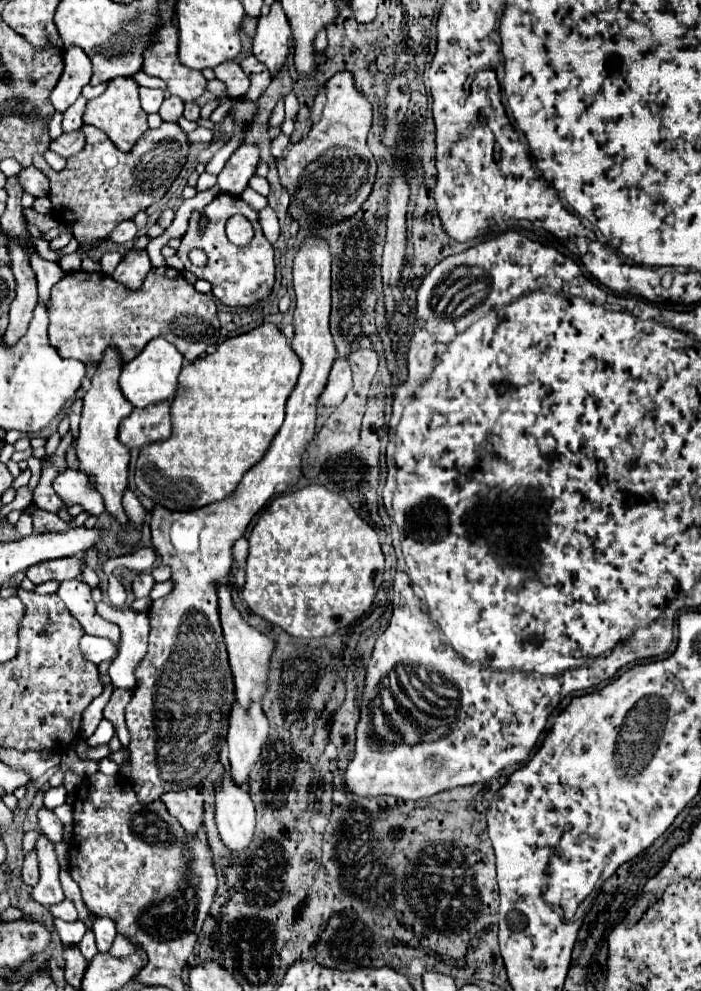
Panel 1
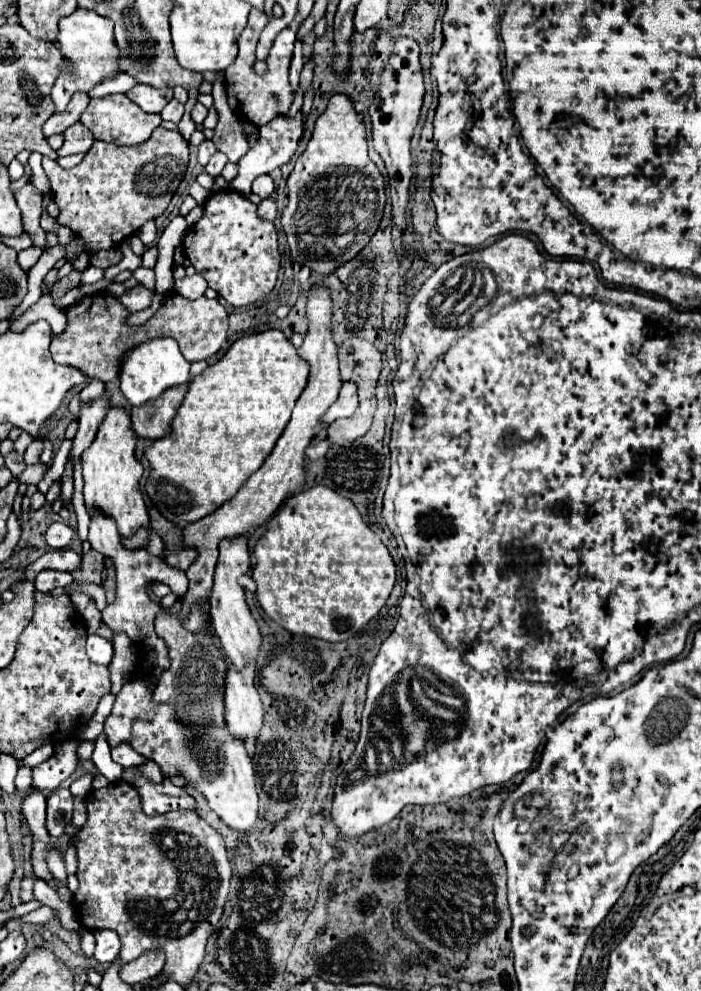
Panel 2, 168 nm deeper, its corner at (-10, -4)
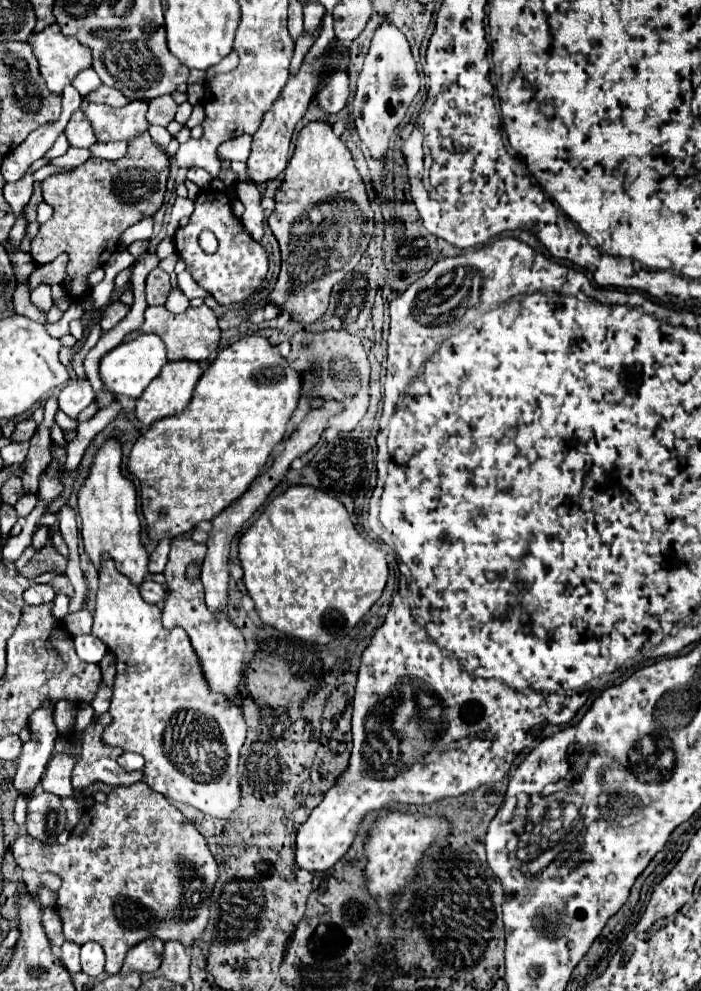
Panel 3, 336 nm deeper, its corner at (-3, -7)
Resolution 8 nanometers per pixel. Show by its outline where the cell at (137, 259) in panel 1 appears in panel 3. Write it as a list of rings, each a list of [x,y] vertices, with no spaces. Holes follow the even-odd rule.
[[[116,300],[116,302],[112,302],[112,304],[108,304],[106,308],[104,308],[104,312],[102,312],[102,320],[100,320],[100,326],[102,326],[102,330],[106,332],[106,330],[110,330],[110,328],[114,328],[126,314],[130,312],[130,306],[126,306],[126,304],[122,304],[120,300]]]

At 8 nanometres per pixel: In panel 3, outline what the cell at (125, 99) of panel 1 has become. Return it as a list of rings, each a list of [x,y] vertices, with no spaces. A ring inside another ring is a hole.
[[[84,102],[82,112],[94,128],[96,142],[132,142],[138,134],[148,130],[146,120],[148,104],[132,102],[124,108],[112,108],[108,104]]]

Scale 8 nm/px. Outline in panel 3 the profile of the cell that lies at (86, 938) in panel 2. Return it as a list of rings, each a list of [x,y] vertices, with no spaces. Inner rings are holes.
[[[76,942],[62,944],[62,964],[68,968],[70,974],[80,972],[80,946]]]

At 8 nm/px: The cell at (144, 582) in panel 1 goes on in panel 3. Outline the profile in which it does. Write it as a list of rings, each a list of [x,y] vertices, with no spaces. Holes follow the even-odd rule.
[[[146,580],[140,586],[140,594],[148,604],[158,604],[164,598],[164,588],[160,584],[156,584],[154,580]]]

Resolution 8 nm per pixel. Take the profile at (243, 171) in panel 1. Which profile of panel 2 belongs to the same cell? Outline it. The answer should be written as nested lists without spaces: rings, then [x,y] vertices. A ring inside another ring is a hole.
[[[299,111],[295,117],[285,117],[285,115],[279,115],[275,117],[271,123],[259,127],[259,141],[255,143],[255,147],[249,149],[247,155],[243,155],[239,159],[239,175],[231,181],[231,189],[241,193],[243,197],[247,197],[251,193],[251,183],[255,177],[259,175],[267,175],[275,169],[279,169],[281,165],[289,163],[291,157],[295,155],[297,151],[297,145],[299,145],[299,139],[303,135],[303,113]]]

